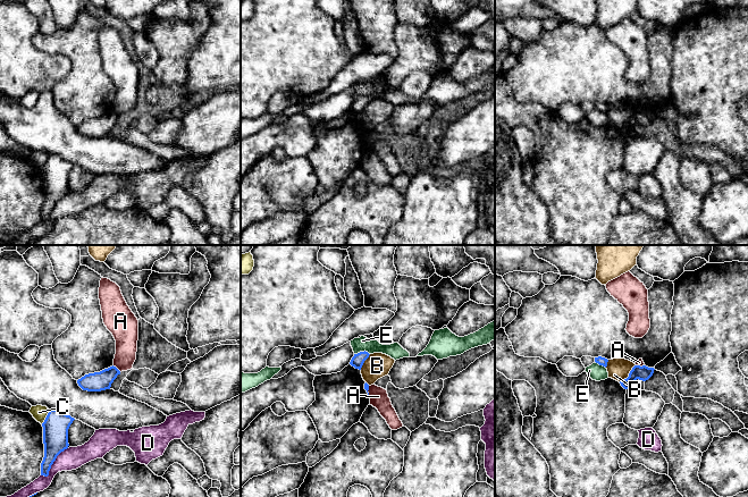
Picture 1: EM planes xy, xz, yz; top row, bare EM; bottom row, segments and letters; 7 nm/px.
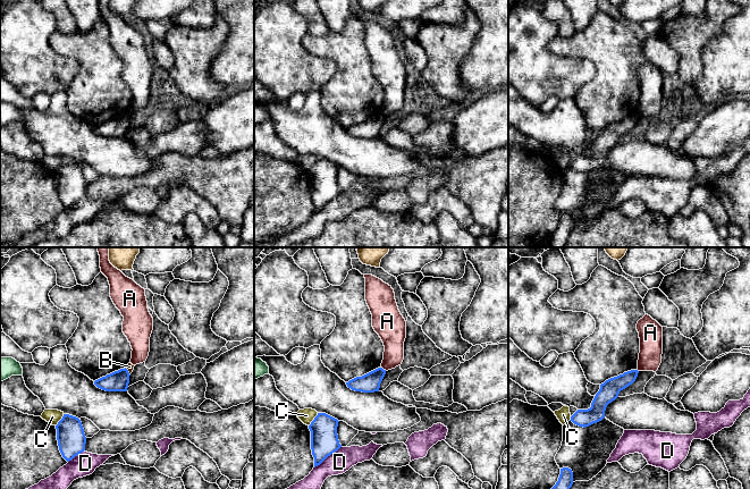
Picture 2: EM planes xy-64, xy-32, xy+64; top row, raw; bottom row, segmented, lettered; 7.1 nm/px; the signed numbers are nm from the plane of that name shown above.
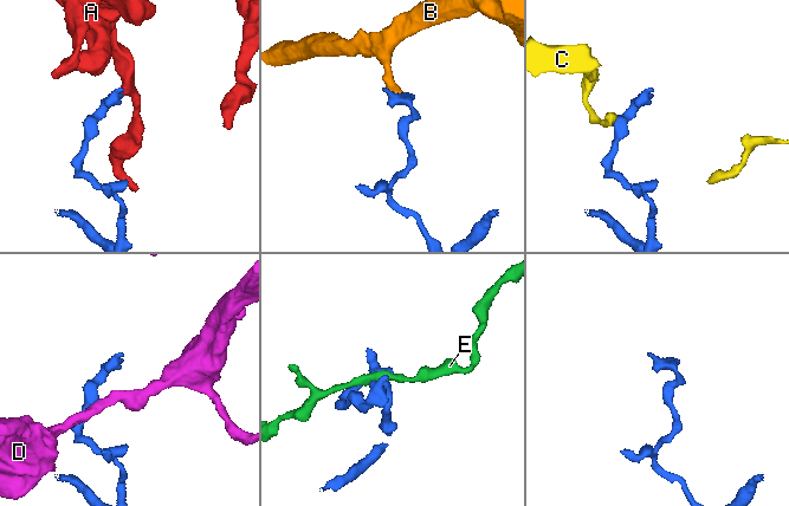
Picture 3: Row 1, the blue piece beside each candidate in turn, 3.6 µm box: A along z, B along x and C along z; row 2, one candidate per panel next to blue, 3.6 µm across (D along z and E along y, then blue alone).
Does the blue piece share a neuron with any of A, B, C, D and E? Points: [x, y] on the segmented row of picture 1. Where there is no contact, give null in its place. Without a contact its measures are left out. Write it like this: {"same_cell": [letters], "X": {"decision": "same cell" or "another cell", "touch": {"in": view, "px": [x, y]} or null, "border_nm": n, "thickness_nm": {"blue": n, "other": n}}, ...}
{"same_cell": [], "A": {"decision": "another cell", "touch": {"in": "xy", "px": [116, 368]}, "border_nm": 80, "thickness_nm": {"blue": 140, "other": 180}}, "B": {"decision": "another cell", "touch": {"in": "yz", "px": [629, 375]}, "border_nm": 170, "thickness_nm": {"blue": 100, "other": 160}}, "C": {"decision": "another cell", "touch": {"in": "xy", "px": [47, 417]}, "border_nm": 120, "thickness_nm": {"blue": 180, "other": 110}}, "D": {"decision": "another cell", "touch": {"in": "xy", "px": [52, 463]}, "border_nm": 280, "thickness_nm": {"blue": 180, "other": 160}}, "E": {"decision": "another cell", "touch": {"in": "xz", "px": [361, 352]}, "border_nm": 110, "thickness_nm": {"blue": 90, "other": 110}}}

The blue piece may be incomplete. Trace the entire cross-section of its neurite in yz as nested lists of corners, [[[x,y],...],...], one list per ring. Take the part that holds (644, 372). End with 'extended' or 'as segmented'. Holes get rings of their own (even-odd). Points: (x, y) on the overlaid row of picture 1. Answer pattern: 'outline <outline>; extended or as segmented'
outline [[[634,365],[630,371],[629,377],[624,380],[621,380],[620,384],[624,389],[630,389],[637,379],[642,381],[648,380],[653,376],[654,370],[654,368],[648,368],[646,365]]]; as segmented

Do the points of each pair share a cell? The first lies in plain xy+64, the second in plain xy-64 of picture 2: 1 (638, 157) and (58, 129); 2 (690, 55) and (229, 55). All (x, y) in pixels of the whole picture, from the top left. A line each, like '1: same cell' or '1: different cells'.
1: same cell
2: different cells

